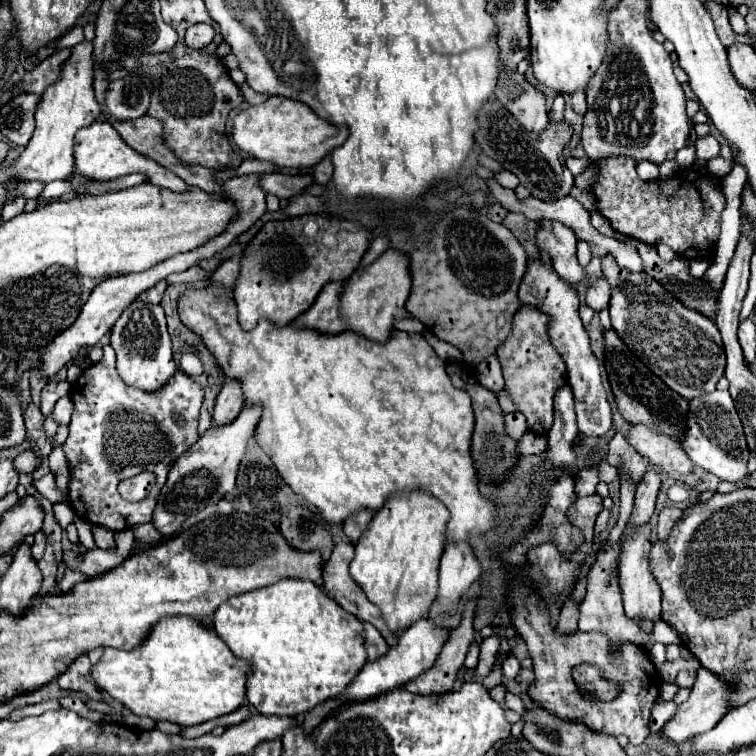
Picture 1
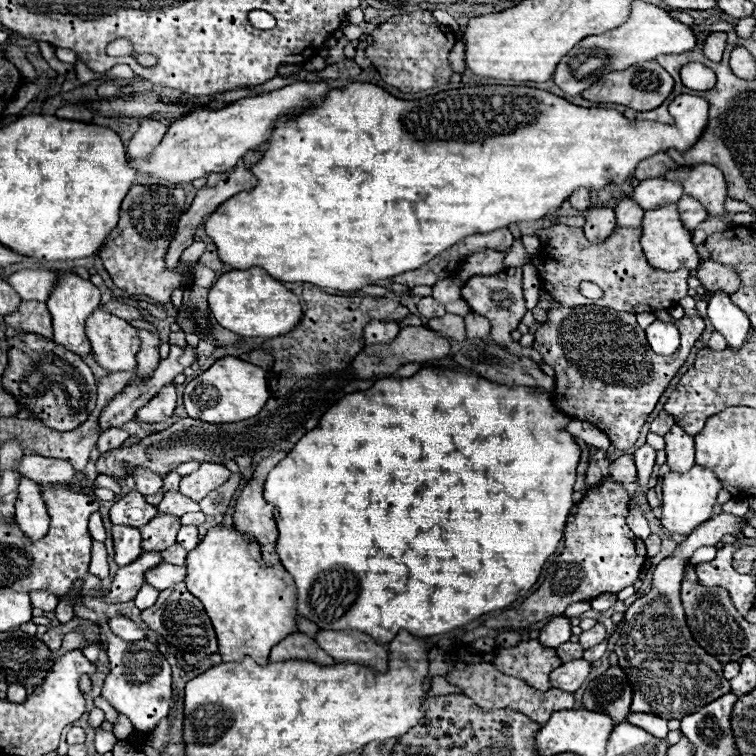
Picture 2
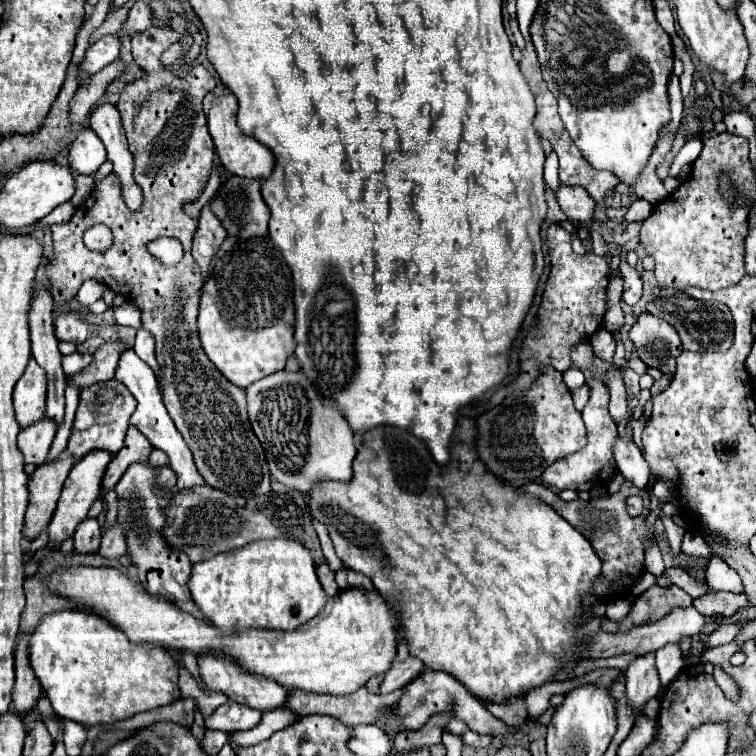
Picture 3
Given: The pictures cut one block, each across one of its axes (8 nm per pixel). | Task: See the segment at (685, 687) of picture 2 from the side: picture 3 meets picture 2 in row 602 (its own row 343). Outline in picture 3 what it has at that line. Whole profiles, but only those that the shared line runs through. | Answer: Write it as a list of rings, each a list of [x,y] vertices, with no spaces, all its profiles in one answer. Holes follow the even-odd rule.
[[[642,312],[628,332],[638,358],[662,374],[676,372],[676,358],[684,350],[678,332],[662,318]]]

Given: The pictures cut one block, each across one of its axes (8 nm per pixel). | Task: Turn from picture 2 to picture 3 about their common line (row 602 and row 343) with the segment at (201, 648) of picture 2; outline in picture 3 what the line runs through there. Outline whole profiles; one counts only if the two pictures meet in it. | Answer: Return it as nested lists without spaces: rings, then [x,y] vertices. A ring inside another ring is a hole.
[[[174,16],[172,24],[166,28],[148,28],[132,38],[134,64],[146,70],[148,76],[128,84],[116,104],[134,156],[134,180],[144,192],[142,210],[132,212],[122,202],[116,178],[112,174],[106,176],[94,186],[90,198],[76,208],[70,222],[52,226],[54,260],[48,262],[46,276],[50,294],[54,296],[54,310],[70,302],[82,282],[90,278],[140,306],[142,328],[148,330],[156,342],[156,360],[164,376],[164,384],[160,386],[164,406],[192,450],[202,478],[212,488],[230,496],[250,498],[270,492],[264,448],[250,428],[246,392],[226,380],[208,360],[196,326],[204,280],[198,272],[198,264],[194,264],[190,256],[198,220],[184,212],[184,204],[200,198],[212,172],[214,144],[202,112],[202,98],[214,90],[216,80],[200,64],[192,64],[186,72],[176,72],[160,64],[162,52],[178,42],[184,30],[186,20]],[[128,114],[132,116],[134,130],[128,130]],[[94,224],[106,224],[114,234],[114,244],[102,254],[90,252],[82,242],[82,234]],[[162,236],[180,240],[184,248],[184,256],[174,268],[166,268],[158,258],[152,258],[146,248],[148,242]]]

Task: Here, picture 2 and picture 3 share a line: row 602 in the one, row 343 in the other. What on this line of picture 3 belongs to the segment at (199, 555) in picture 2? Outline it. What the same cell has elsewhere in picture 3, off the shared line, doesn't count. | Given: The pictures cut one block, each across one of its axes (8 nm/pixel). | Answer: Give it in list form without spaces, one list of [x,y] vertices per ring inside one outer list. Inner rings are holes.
[[[268,236],[236,242],[216,260],[210,280],[202,288],[198,330],[204,352],[232,384],[248,388],[256,380],[284,370],[286,358],[296,348],[294,322],[292,274]]]

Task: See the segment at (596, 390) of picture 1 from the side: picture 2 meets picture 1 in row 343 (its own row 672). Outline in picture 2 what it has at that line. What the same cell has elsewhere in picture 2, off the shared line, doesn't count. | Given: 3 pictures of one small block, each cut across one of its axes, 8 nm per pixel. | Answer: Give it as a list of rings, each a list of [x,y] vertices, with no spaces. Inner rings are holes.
[[[586,660],[566,662],[550,674],[550,684],[552,684],[552,688],[560,688],[564,692],[574,692],[588,678],[590,668],[592,668],[592,664]]]

